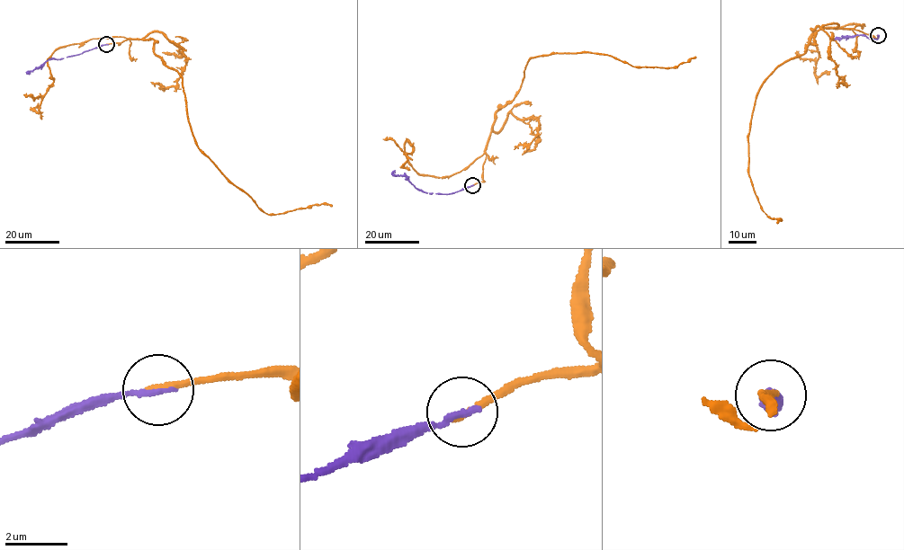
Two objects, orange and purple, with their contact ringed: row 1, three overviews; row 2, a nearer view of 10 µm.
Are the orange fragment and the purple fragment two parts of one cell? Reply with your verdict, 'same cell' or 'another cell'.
same cell

